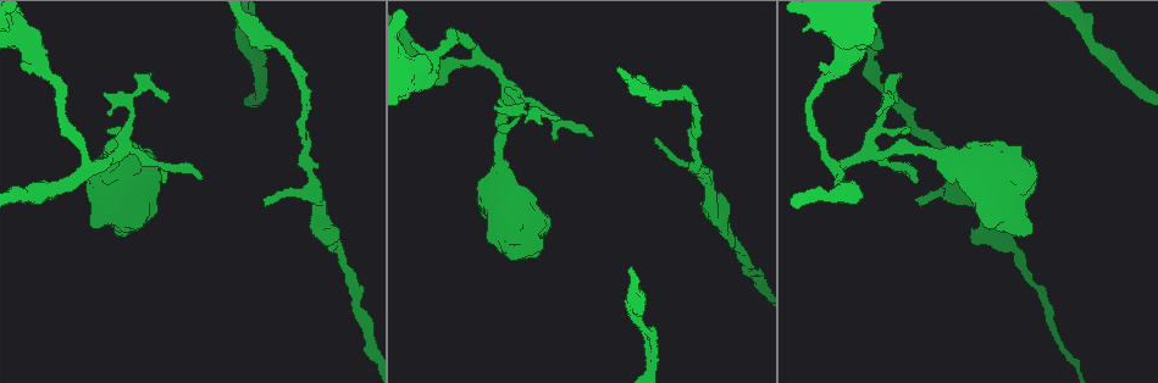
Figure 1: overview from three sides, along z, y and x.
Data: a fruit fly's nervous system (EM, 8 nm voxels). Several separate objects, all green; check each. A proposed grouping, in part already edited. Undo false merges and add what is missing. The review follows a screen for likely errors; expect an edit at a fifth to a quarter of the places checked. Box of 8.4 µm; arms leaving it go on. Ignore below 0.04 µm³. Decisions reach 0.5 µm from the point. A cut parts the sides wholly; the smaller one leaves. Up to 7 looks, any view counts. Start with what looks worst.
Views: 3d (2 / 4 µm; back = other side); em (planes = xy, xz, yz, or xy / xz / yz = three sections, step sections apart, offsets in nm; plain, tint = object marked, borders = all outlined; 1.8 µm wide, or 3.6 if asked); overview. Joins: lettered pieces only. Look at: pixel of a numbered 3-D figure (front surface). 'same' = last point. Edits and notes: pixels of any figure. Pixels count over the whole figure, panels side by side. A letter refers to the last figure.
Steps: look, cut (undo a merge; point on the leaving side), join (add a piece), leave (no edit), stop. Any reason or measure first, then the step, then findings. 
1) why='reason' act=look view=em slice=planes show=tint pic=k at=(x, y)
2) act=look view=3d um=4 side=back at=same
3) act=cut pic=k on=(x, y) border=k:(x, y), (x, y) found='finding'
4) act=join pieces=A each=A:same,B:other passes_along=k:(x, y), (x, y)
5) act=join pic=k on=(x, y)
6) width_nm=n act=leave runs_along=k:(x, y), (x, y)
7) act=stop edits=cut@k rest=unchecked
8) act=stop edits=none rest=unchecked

act=look view=em slice=planes show=plain pic=1 at=(280, 50)

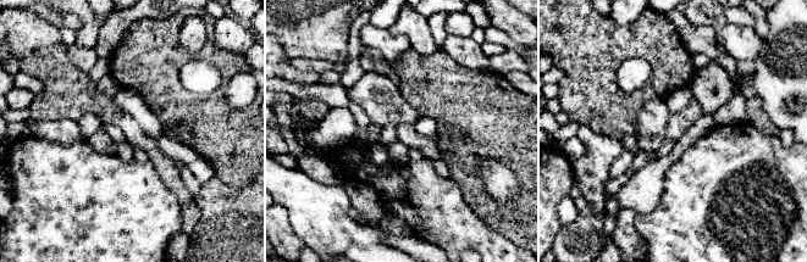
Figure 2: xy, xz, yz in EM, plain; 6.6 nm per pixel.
act=look view=em slice=planes show=tint at=same

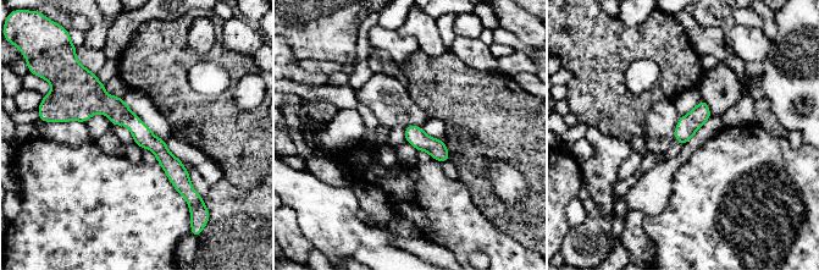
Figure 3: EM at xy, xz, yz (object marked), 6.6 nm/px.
why='see the neighbours' act=look view=em slice=planes show=borders at=same

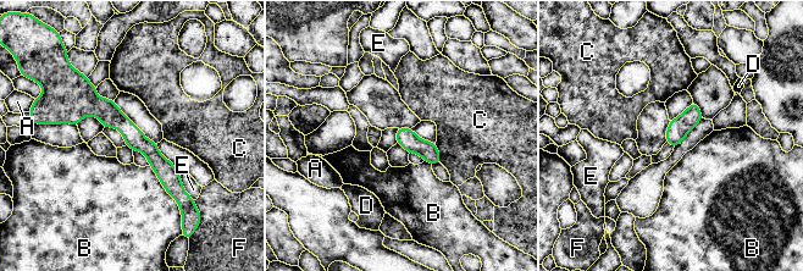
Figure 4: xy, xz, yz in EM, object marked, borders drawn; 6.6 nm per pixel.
act=leave each=A:other,B:other,C:other,D:other,E:other,F:other found='continuous, no second cell'

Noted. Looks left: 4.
why='three arms meet' act=look view=em slice=planes show=tint pic=1 at=(509, 90)

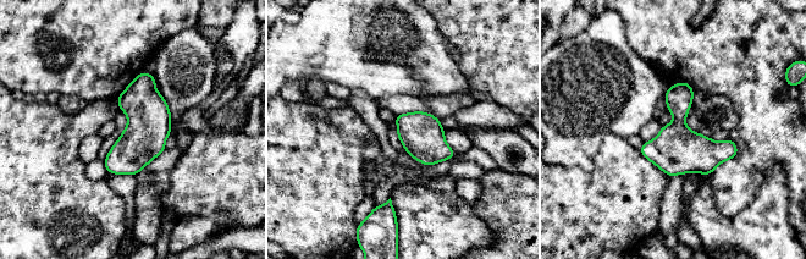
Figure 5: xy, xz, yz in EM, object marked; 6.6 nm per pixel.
why='what lies round it' act=look view=em slice=planes show=borders at=same

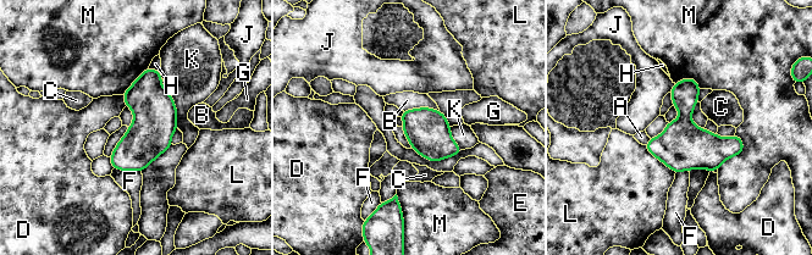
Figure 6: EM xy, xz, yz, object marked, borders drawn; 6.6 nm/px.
width_nm=280 longest_contact=L:280nm act=leave each=A:other,B:other,C:other,D:other,E:other,F:other,G:other,H:other,J:other,K:other,L:other,M:other found='continuous, no second cell'

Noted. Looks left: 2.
act=stop edits=none rest=unchecked

